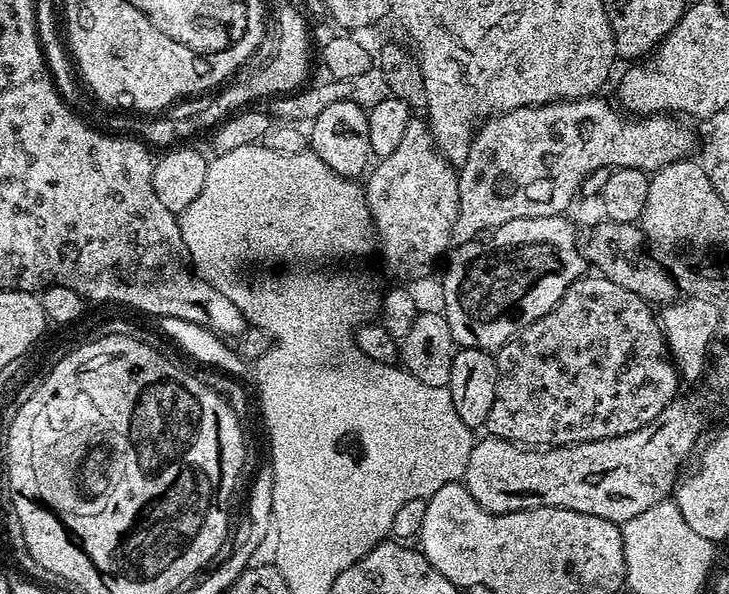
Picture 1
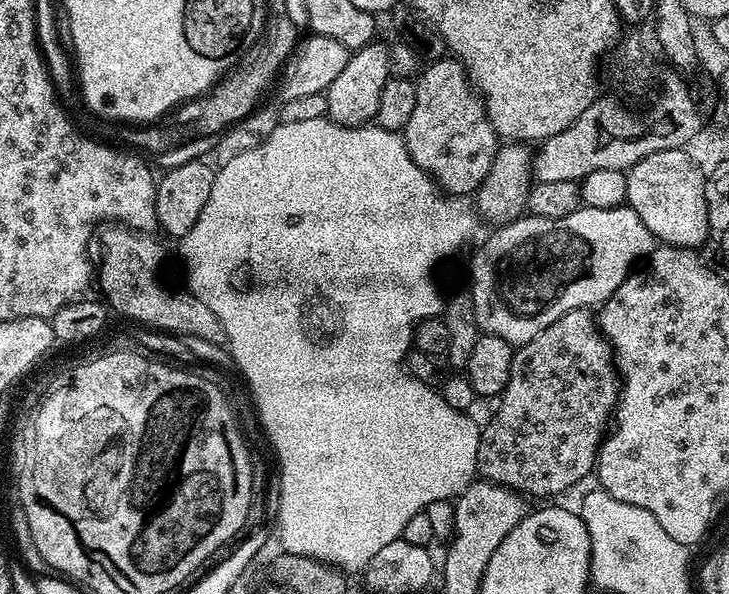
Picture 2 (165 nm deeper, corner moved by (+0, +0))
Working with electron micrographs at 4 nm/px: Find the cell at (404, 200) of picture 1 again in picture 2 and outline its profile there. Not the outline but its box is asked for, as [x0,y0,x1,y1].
[402,58,498,197]

